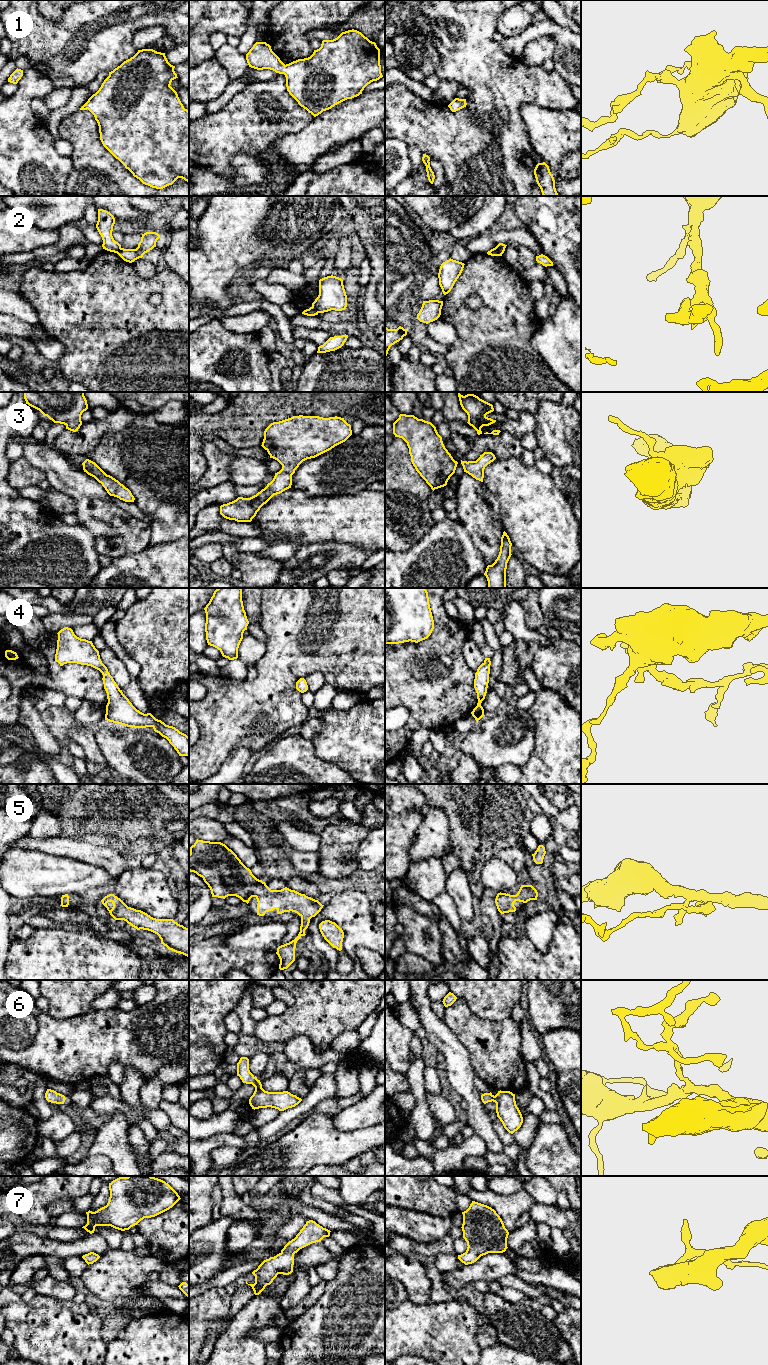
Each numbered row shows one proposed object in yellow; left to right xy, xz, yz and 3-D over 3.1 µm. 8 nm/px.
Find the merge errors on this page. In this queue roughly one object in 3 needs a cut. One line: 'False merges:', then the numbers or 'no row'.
False merges: 2

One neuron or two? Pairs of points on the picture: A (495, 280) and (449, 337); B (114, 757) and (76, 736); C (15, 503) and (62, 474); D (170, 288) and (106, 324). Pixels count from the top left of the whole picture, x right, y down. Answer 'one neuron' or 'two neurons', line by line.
A: two neurons
B: two neurons
C: two neurons
D: one neuron

